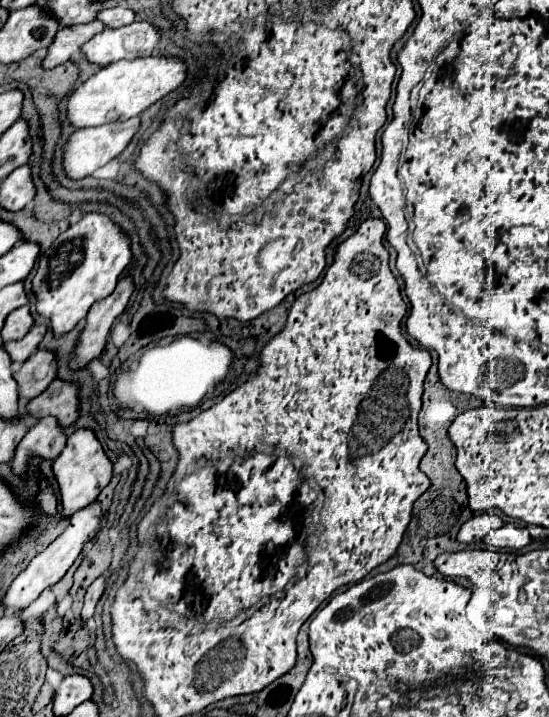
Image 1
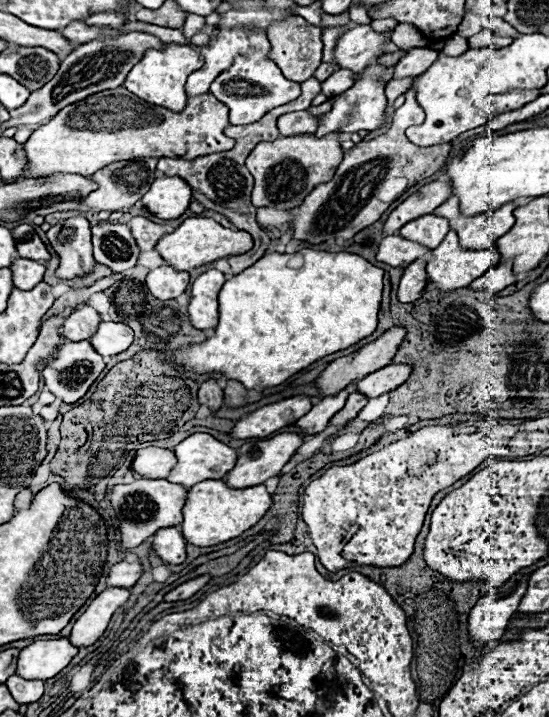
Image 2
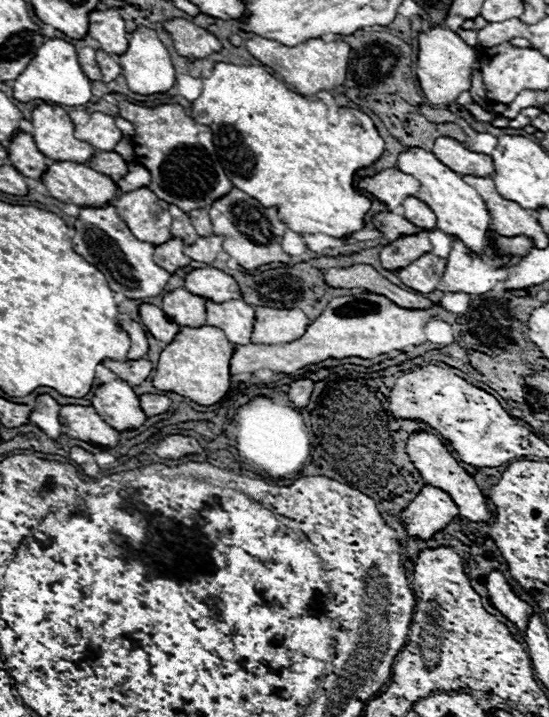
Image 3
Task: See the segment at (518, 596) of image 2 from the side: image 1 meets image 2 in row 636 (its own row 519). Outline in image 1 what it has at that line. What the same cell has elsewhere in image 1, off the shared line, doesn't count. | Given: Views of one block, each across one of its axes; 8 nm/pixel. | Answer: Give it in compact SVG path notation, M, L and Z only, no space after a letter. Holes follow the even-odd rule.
M478 514L474 518L470 518L468 522L462 524L456 540L460 544L470 544L470 542L478 542L478 540L484 540L490 532L498 530L502 526L502 520L494 514Z

